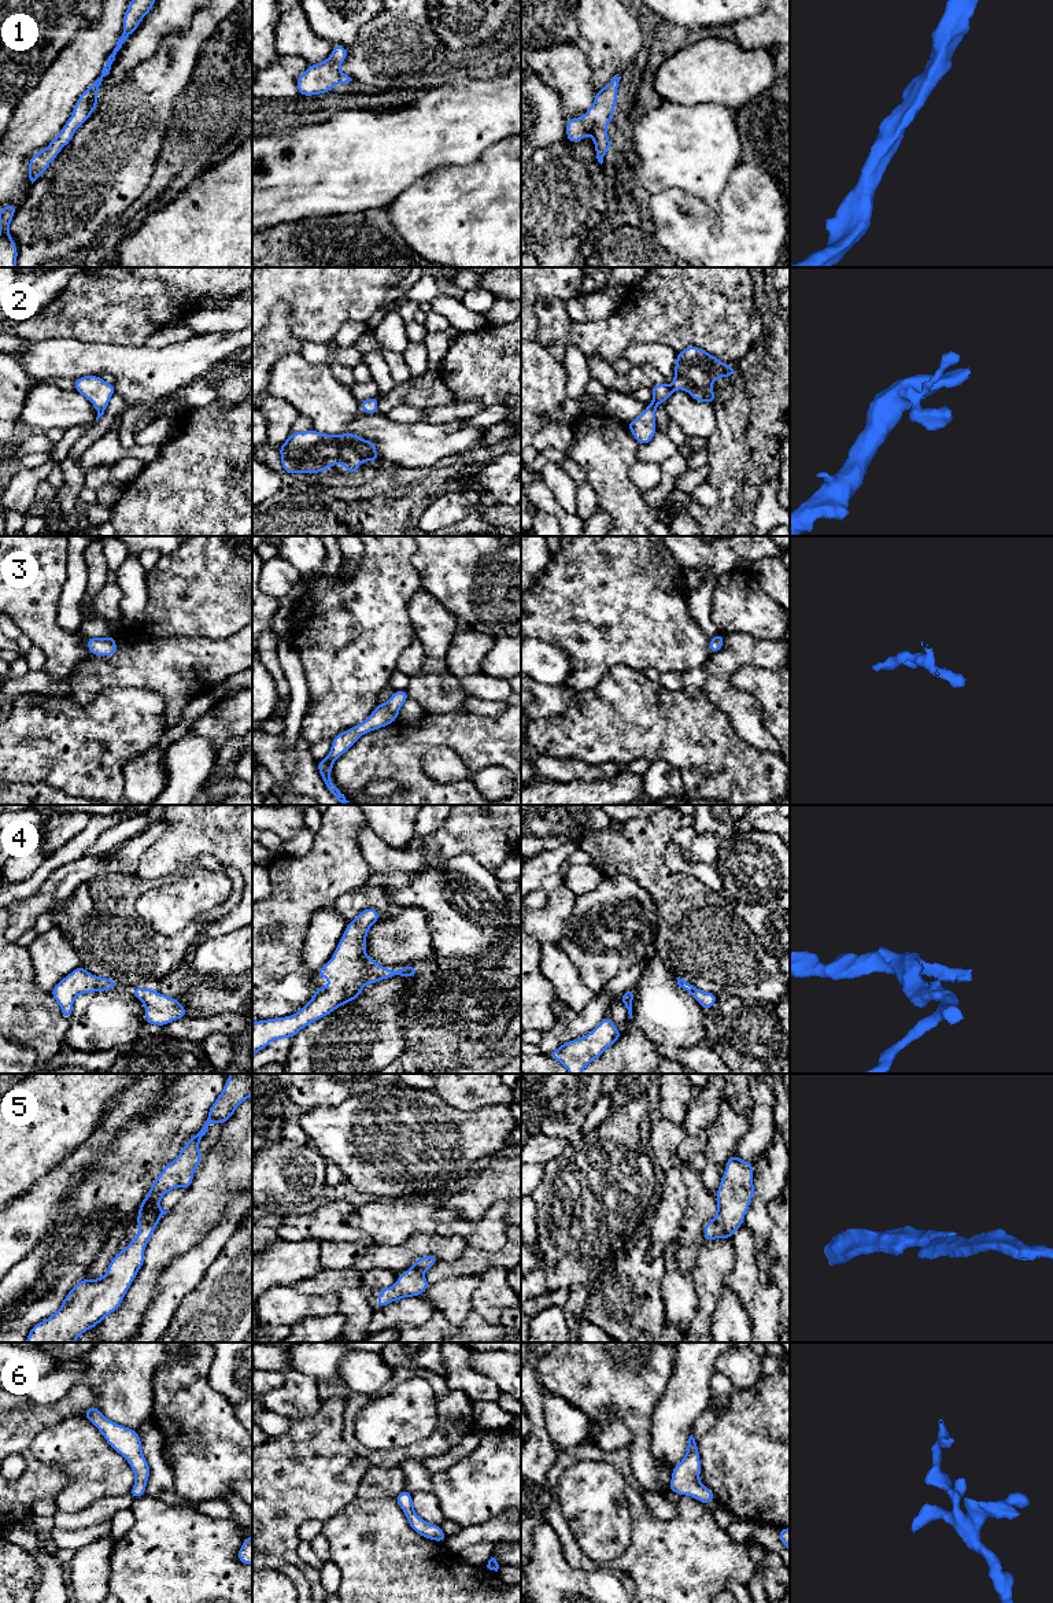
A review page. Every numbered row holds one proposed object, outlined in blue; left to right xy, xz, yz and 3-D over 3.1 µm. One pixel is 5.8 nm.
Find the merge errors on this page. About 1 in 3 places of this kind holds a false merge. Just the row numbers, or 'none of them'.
none of them

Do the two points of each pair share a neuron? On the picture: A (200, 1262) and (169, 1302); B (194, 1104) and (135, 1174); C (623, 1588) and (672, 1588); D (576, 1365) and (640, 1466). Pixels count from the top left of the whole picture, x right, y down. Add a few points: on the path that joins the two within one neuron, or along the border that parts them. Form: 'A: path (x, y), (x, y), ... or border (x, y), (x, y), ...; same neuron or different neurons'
A: path (191, 1271), (170, 1292); same neuron
B: path (176, 1122), (141, 1156); same neuron
C: border (609, 1569), (623, 1572), (636, 1588); different neurons
D: path (602, 1387), (640, 1426), (640, 1440); same neuron

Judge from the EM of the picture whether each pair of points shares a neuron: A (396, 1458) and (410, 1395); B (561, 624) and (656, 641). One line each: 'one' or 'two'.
A: two
B: one

